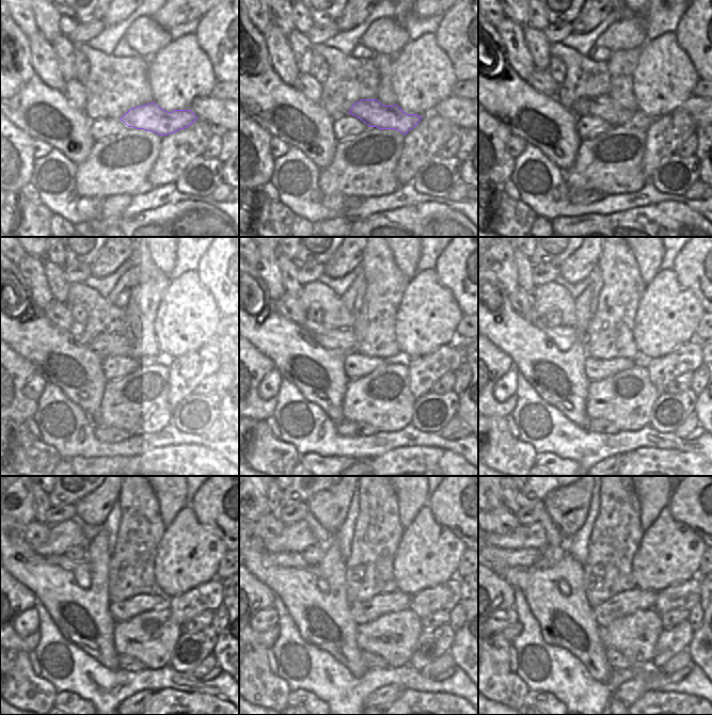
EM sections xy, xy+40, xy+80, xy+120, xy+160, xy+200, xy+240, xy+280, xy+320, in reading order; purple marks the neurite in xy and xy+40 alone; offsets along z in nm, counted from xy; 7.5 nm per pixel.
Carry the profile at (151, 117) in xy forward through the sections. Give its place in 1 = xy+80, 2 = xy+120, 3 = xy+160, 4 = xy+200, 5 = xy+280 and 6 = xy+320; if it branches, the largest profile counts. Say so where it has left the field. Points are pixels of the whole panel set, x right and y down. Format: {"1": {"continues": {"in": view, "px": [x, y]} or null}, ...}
{"1": {"continues": {"in": "xy+80", "px": [603, 107]}}, "2": {"continues": {"in": "xy+120", "px": [114, 343]}}, "3": {"continues": {"in": "xy+160", "px": [346, 339]}}, "4": {"continues": {"in": "xy+200", "px": [564, 337]}}, "5": {"continues": {"in": "xy+280", "px": [294, 559]}}, "6": {"continues": {"in": "xy+320", "px": [529, 557]}}}

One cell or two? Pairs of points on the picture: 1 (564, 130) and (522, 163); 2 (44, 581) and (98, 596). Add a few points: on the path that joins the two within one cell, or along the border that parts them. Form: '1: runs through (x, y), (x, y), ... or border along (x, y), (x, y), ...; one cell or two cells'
1: border along (527, 143), (536, 146), (557, 167); two cells
2: runs through (58, 591), (62, 596), (84, 596); one cell

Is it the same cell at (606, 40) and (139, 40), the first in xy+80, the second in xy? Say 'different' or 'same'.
same

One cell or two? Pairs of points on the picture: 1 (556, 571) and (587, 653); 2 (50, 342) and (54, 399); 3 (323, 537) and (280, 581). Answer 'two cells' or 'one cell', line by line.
1: one cell
2: two cells
3: two cells

